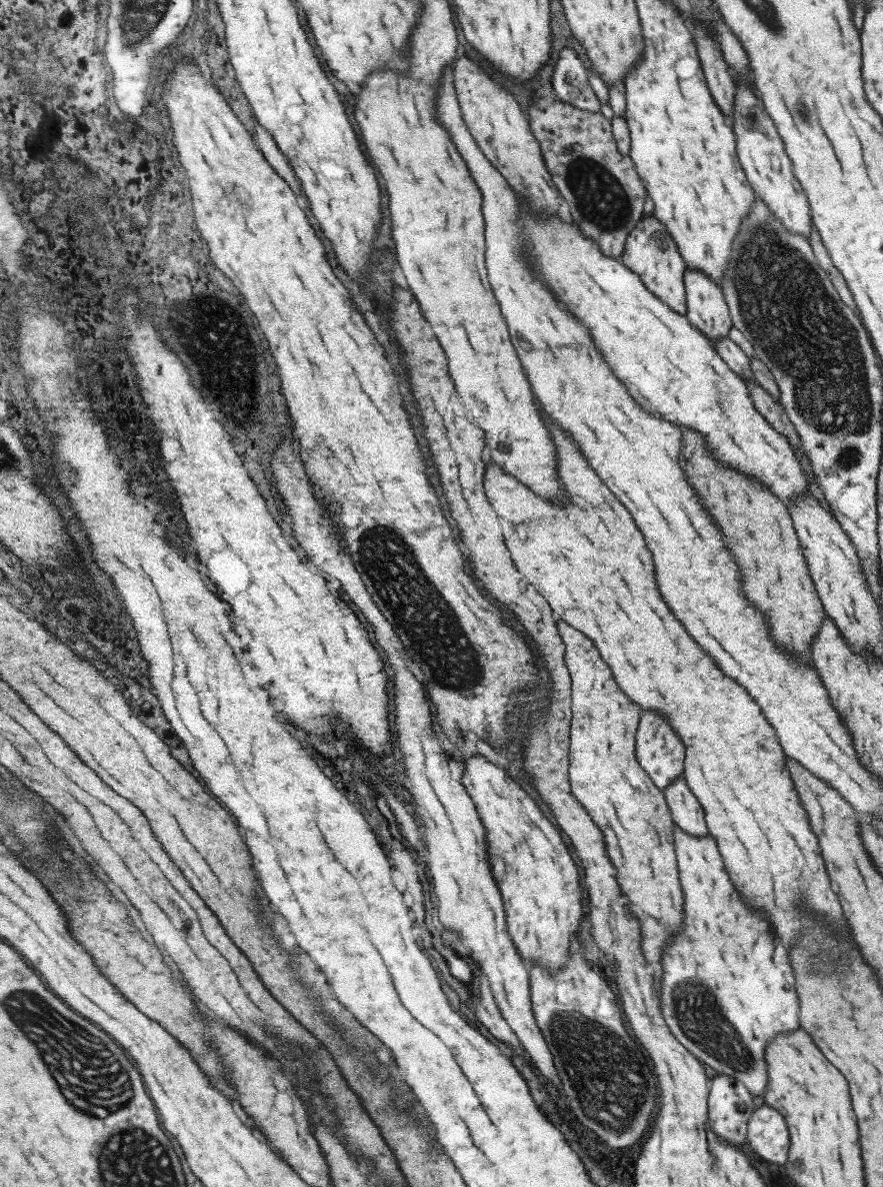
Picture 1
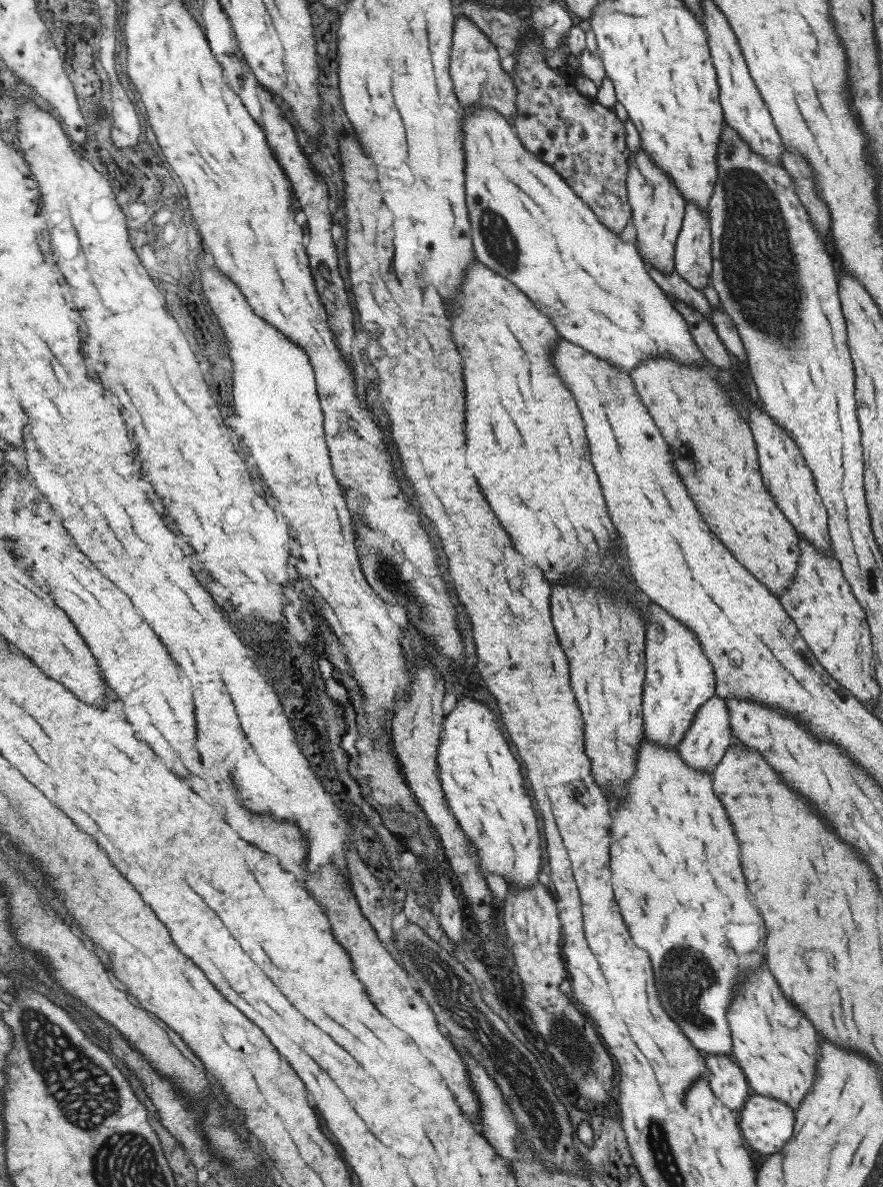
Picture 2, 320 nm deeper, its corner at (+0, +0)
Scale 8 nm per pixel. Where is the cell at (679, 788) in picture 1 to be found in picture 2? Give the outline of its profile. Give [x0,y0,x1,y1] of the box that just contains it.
[676,694,732,774]

